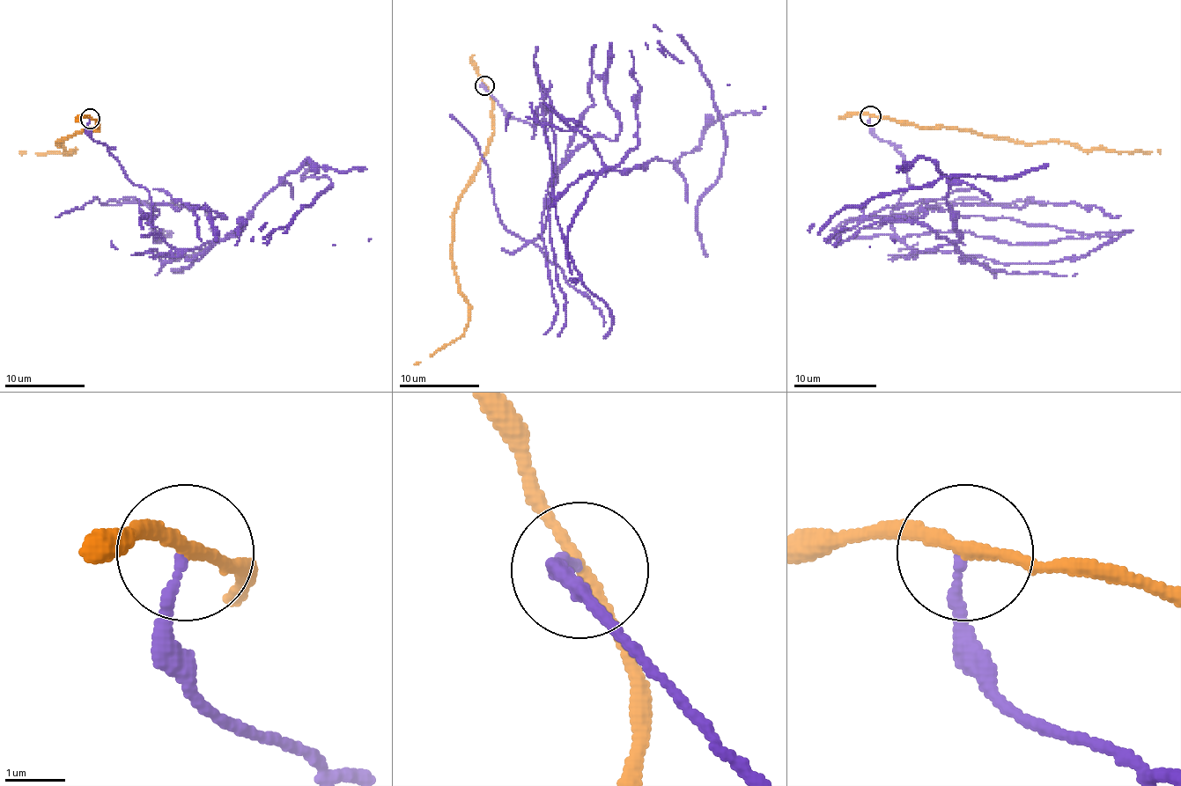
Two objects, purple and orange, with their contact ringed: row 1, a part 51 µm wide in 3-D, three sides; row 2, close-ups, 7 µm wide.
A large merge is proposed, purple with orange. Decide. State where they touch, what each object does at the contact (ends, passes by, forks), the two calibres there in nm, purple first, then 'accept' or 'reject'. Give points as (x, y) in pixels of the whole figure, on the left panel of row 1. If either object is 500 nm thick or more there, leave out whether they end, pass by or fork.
place (90, 119); purple ends; orange passes by; calibres 160 and 190 nm; reject

